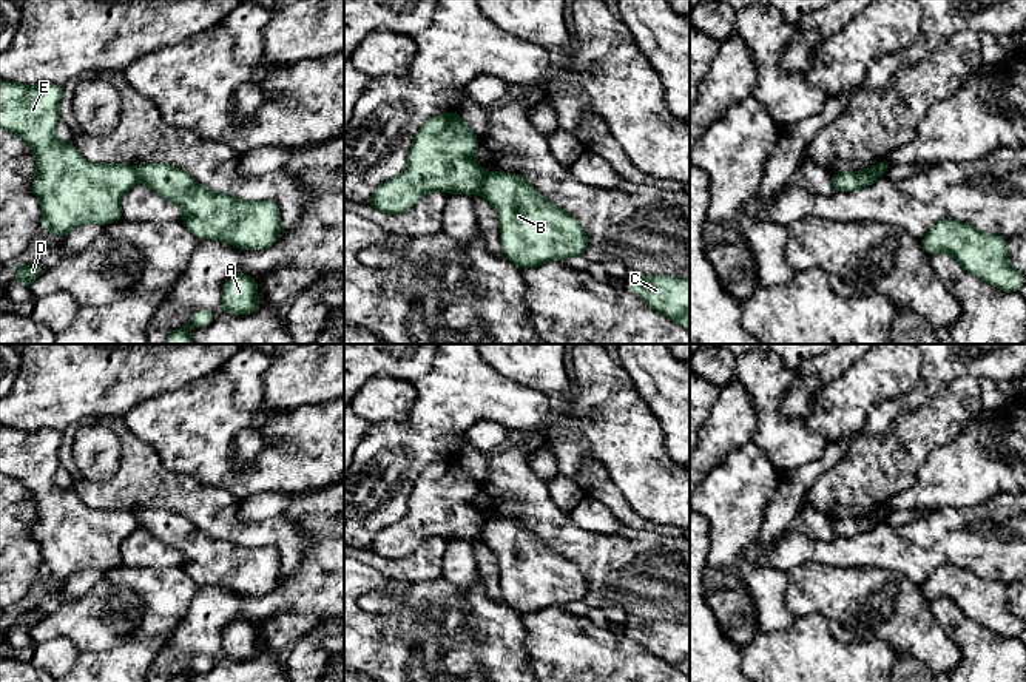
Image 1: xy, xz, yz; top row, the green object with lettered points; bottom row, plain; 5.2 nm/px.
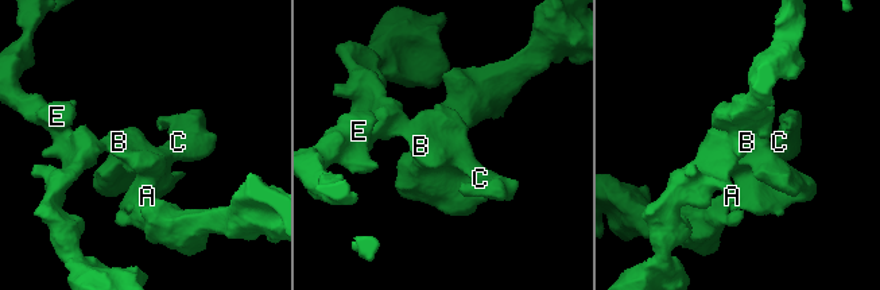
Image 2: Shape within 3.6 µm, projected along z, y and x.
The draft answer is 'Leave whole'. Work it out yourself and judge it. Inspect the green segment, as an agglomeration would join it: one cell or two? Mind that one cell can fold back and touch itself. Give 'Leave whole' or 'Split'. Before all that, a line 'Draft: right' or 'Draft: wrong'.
Draft: wrong
Split

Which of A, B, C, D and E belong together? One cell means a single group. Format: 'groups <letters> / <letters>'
groups A B C / D E

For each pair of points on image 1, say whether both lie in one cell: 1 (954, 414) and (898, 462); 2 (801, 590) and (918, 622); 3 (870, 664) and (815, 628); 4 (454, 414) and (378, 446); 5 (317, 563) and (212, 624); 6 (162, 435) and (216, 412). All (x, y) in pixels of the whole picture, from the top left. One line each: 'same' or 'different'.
1: same
2: same
3: same
4: same
5: same
6: same

